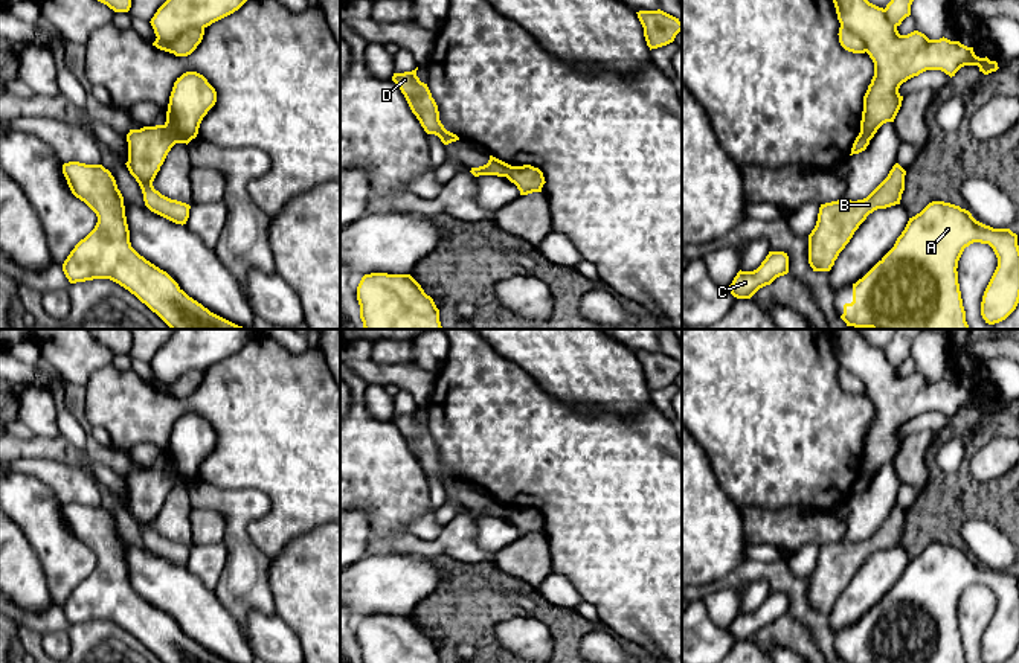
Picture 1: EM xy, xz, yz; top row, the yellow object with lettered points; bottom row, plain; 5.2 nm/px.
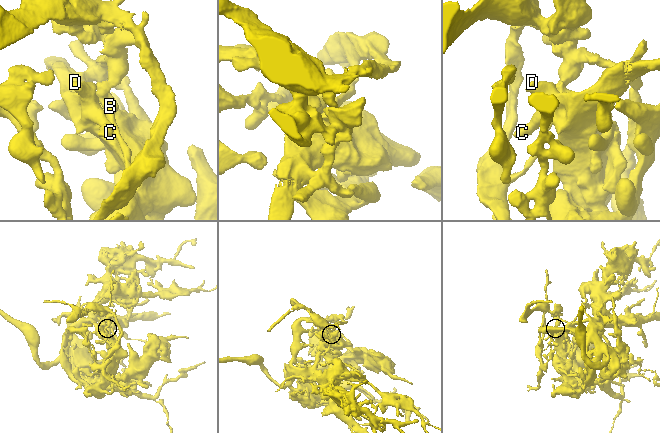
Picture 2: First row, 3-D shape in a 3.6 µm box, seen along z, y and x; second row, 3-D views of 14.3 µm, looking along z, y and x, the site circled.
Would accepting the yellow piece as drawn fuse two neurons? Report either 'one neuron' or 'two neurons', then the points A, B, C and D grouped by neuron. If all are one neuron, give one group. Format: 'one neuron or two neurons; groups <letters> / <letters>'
two neurons; groups A C D / B

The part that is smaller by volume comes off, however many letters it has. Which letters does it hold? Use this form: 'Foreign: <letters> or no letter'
Foreign: B

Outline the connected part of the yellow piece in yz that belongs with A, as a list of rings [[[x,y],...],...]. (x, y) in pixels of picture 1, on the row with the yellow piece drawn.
[[[932,201],[909,218],[894,247],[853,283],[853,302],[844,305],[841,319],[847,326],[871,329],[970,329],[956,268],[964,248],[973,242],[988,244],[998,258],[982,296],[981,315],[988,325],[1005,320],[1019,303],[1017,235],[985,226],[969,210],[944,201]]]

